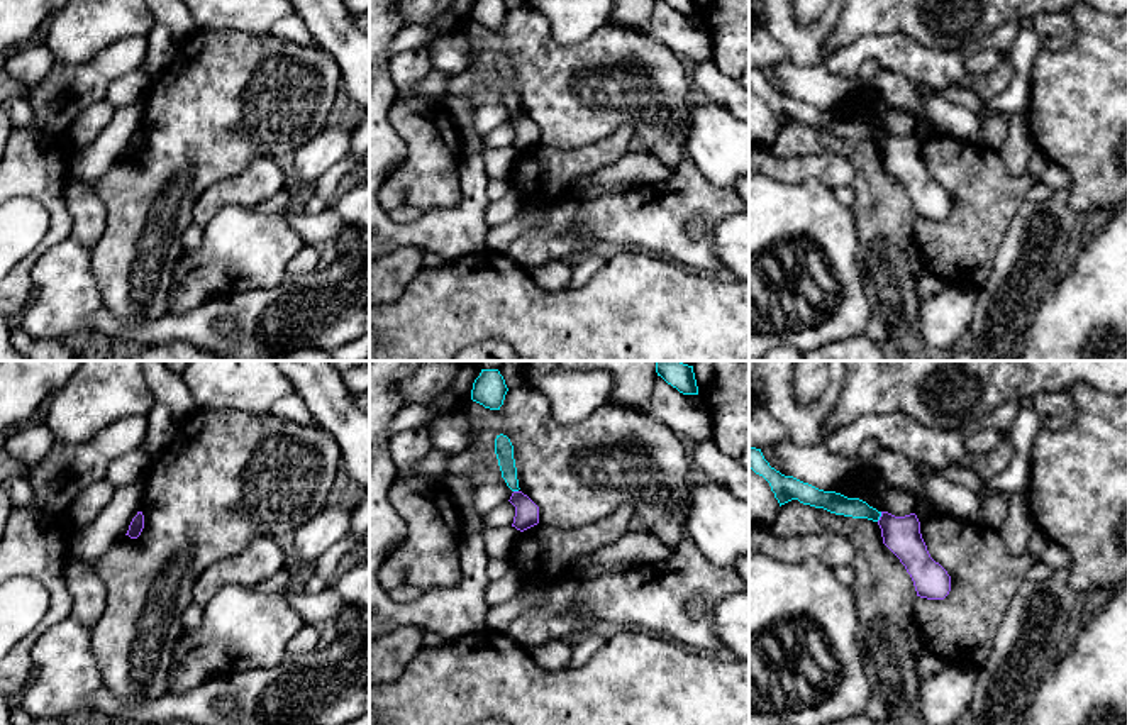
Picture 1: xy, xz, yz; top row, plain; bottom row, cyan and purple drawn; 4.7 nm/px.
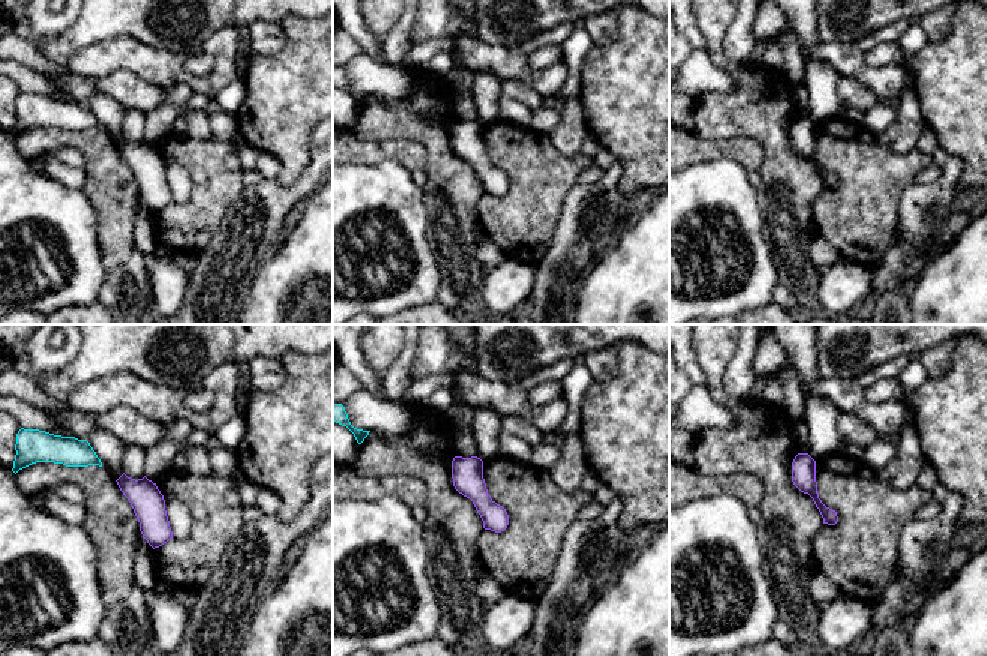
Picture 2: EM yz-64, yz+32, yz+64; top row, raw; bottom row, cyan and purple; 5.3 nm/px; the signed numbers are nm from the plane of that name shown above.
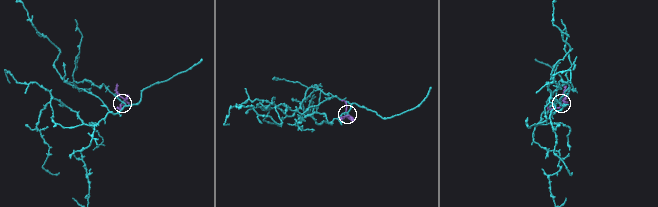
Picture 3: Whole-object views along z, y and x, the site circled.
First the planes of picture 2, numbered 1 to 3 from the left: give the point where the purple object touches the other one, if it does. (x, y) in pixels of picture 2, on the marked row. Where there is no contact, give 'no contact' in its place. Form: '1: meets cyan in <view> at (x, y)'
1: no contact
2: no contact
3: no contact

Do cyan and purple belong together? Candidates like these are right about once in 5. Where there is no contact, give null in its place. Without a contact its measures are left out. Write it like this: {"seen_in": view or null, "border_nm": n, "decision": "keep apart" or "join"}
{"seen_in": "yz", "border_nm": 50, "decision": "keep apart"}

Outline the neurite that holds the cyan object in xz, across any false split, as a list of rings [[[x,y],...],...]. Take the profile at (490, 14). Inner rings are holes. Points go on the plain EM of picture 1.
[[[475,0],[471,20],[490,30],[500,30],[508,8],[505,0]]]

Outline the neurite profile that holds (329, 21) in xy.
[[[288,0],[315,42],[339,64],[349,97],[369,112],[369,34],[359,30],[344,0]]]

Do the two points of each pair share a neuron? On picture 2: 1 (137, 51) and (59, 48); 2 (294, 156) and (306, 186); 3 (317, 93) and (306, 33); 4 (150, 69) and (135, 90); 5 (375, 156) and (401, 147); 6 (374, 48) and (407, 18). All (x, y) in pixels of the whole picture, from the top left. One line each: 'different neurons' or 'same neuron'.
1: different neurons
2: different neurons
3: same neuron
4: different neurons
5: same neuron
6: same neuron

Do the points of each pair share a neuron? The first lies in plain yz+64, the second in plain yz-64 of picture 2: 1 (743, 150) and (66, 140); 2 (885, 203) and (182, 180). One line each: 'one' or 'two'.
1: two
2: two

